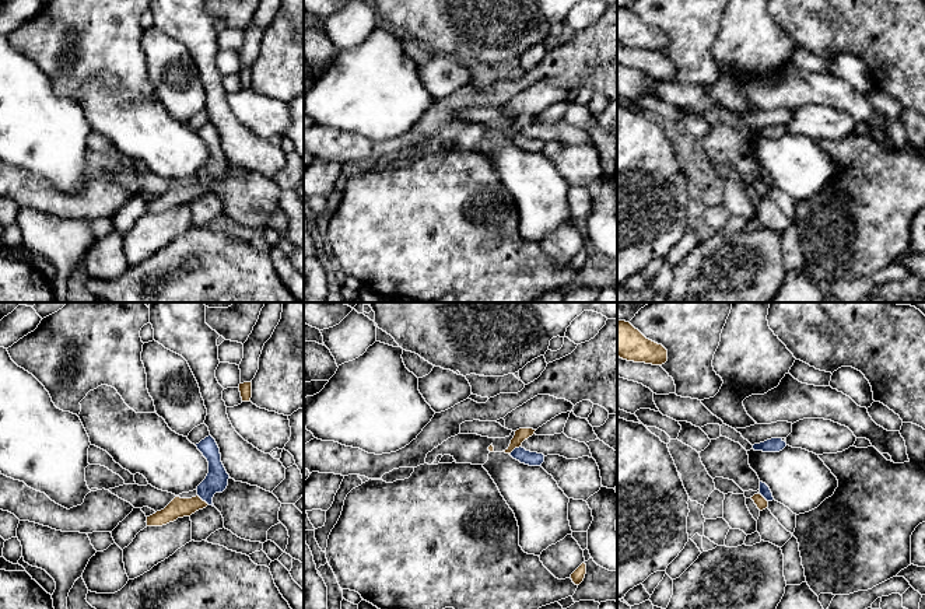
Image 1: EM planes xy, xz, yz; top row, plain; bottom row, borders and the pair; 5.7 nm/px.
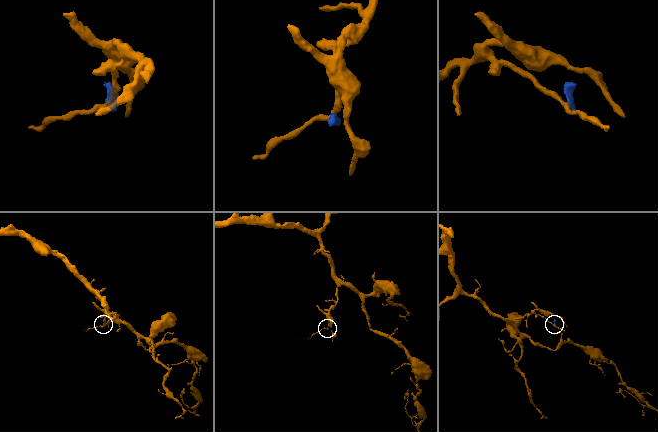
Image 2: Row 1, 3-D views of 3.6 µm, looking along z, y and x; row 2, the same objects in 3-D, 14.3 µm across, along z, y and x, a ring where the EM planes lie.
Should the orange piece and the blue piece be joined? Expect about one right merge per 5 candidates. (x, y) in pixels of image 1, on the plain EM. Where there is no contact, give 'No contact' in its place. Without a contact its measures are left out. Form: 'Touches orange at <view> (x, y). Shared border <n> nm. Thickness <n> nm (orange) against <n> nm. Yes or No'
Touches orange at xz (515, 133). Shared border 90 nm. Thickness 70 nm (orange) against 80 nm. No

